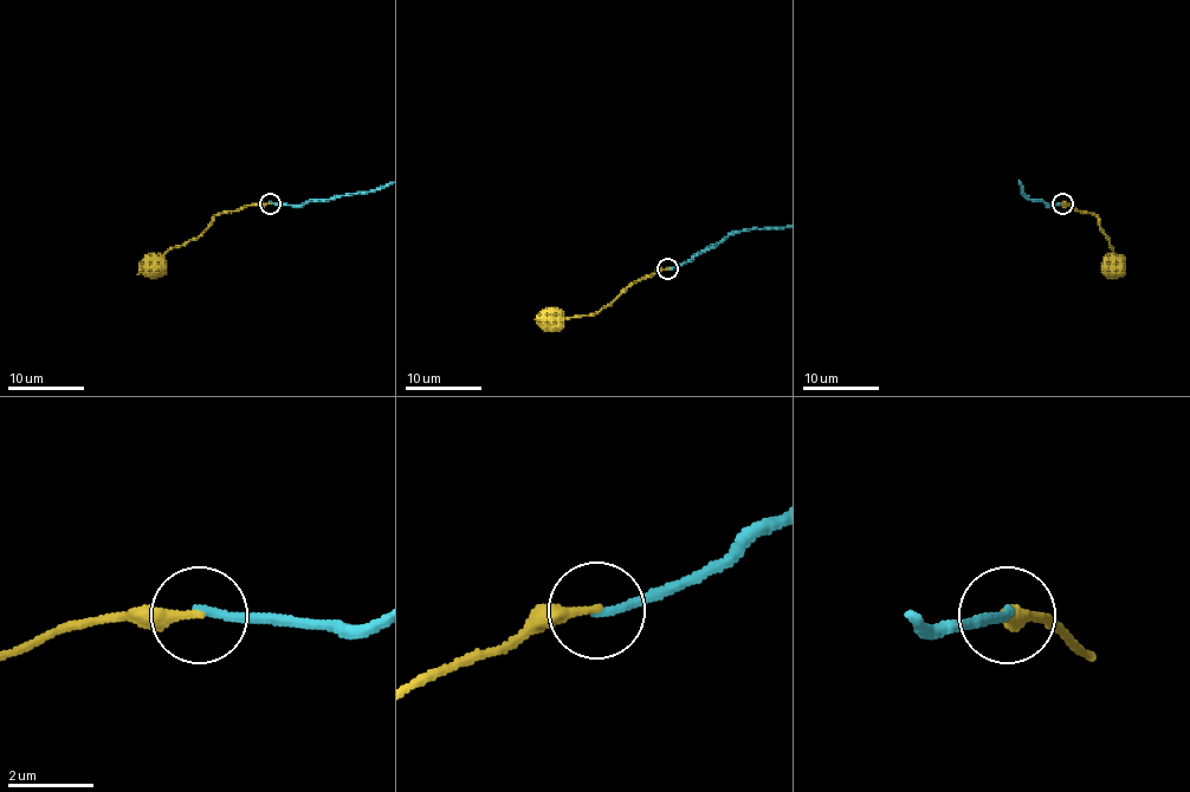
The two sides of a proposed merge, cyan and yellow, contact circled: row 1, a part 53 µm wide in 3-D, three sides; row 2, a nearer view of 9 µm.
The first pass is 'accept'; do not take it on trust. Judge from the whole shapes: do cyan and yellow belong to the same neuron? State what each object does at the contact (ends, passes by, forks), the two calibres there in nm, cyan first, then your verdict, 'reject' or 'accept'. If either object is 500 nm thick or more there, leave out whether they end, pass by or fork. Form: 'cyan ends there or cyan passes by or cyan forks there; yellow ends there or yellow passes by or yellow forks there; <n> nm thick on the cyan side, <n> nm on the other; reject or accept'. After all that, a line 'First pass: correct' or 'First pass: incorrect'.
cyan ends there; yellow ends there; 200 nm thick on the cyan side, 240 nm on the other; reject
First pass: incorrect

